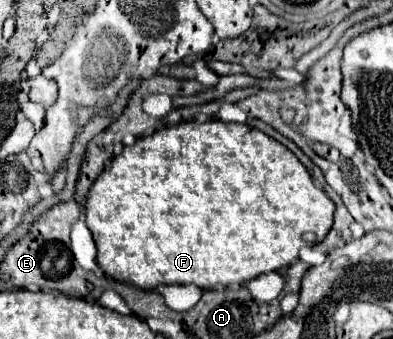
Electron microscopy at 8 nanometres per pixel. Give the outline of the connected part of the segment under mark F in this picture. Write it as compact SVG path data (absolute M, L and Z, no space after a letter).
M190 120L180 122L172 128L162 128L154 132L152 136L138 138L132 146L124 146L120 154L112 158L112 166L104 170L98 180L92 184L88 200L86 200L86 224L92 232L96 250L98 250L98 266L100 270L118 280L118 282L130 282L142 290L154 290L158 284L194 284L198 288L212 288L216 284L230 286L230 284L246 284L248 280L268 274L274 270L280 270L284 266L290 266L298 260L298 252L302 246L312 246L314 242L308 242L306 236L314 234L316 244L324 240L324 236L332 228L332 216L334 216L334 202L326 196L324 190L320 190L306 166L278 140L266 136L264 132L250 128L248 124L236 124L236 122L222 122L222 120Z

